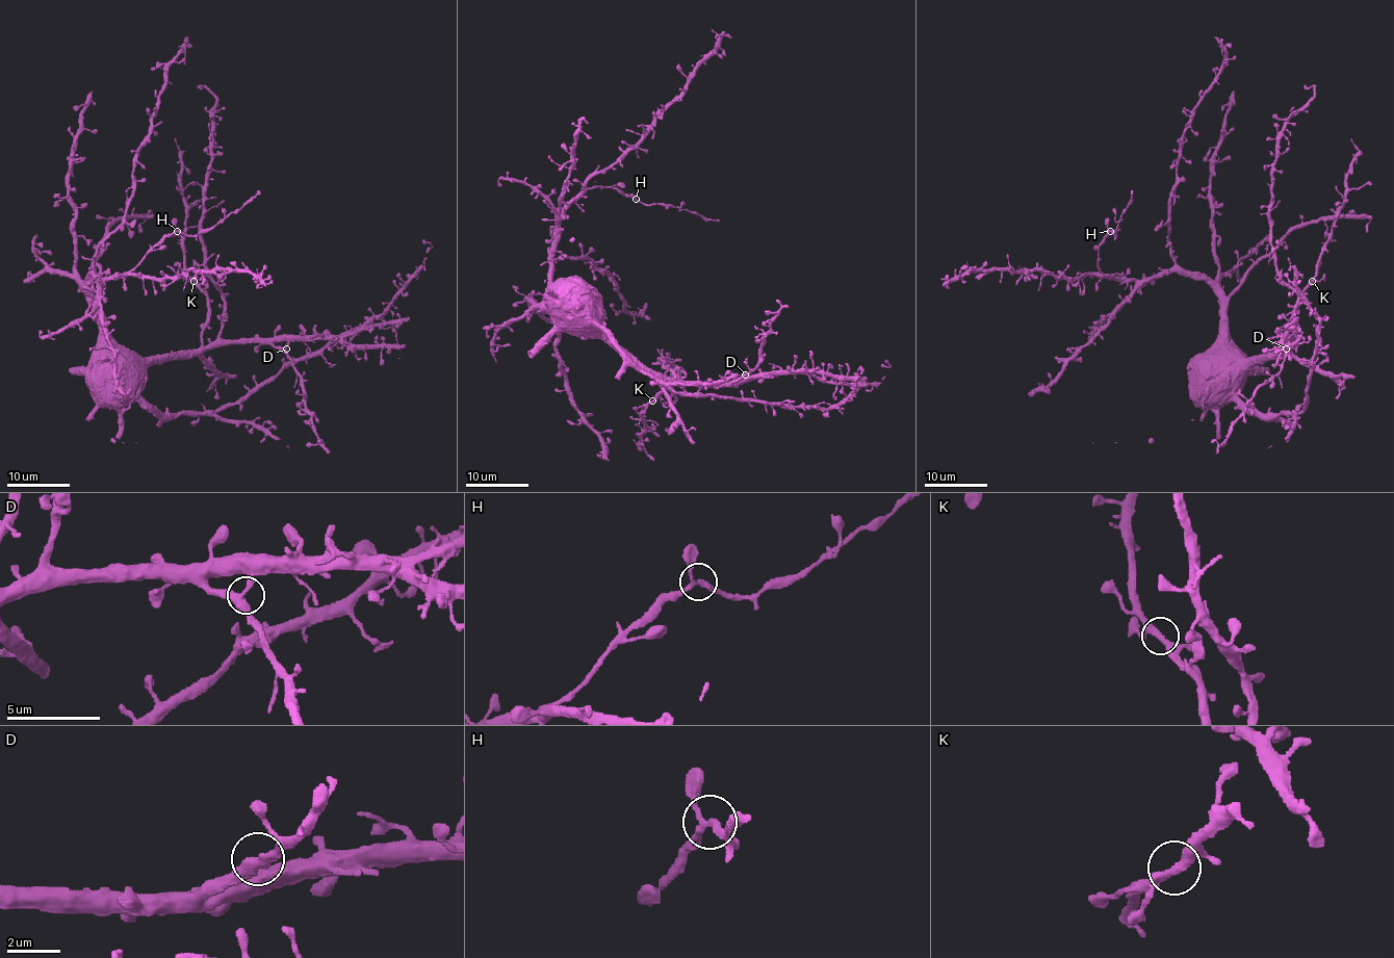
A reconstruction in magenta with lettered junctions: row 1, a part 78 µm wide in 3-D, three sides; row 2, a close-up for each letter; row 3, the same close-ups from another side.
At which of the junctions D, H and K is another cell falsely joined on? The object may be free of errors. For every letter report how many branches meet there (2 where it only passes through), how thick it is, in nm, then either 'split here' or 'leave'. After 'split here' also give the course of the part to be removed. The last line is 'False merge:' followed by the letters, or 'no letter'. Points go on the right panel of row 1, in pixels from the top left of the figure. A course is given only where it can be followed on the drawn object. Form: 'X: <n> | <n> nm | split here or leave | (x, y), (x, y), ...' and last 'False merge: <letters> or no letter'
D: 3 | 320 nm | leave
H: 3 | 200 nm | leave
K: 3 | 280 nm | leave
False merge: no letter

